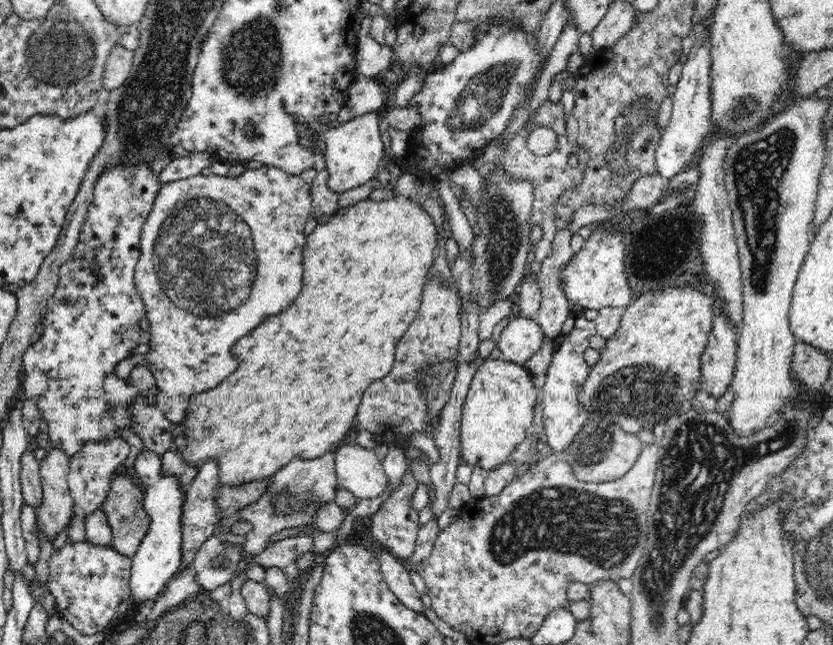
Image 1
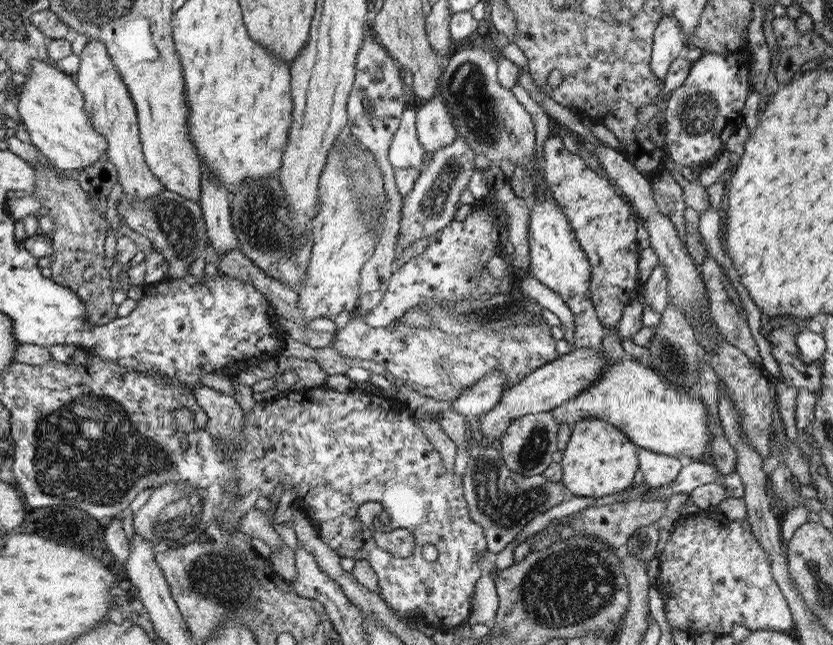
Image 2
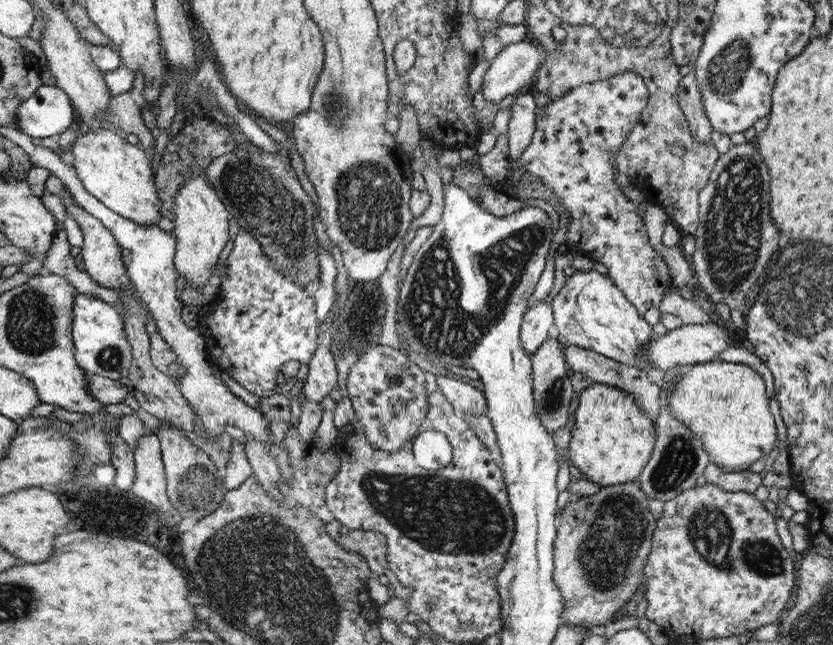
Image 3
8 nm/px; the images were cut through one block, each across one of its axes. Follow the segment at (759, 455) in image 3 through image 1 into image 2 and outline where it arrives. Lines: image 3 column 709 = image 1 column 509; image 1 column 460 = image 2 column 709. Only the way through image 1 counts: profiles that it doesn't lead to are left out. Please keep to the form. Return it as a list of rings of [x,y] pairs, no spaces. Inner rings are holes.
[[[627,357],[601,370],[601,377],[568,404],[552,410],[555,421],[573,427],[582,419],[600,419],[620,428],[634,446],[678,457],[685,461],[706,461],[712,439],[707,406],[688,387],[673,385],[644,361]]]

